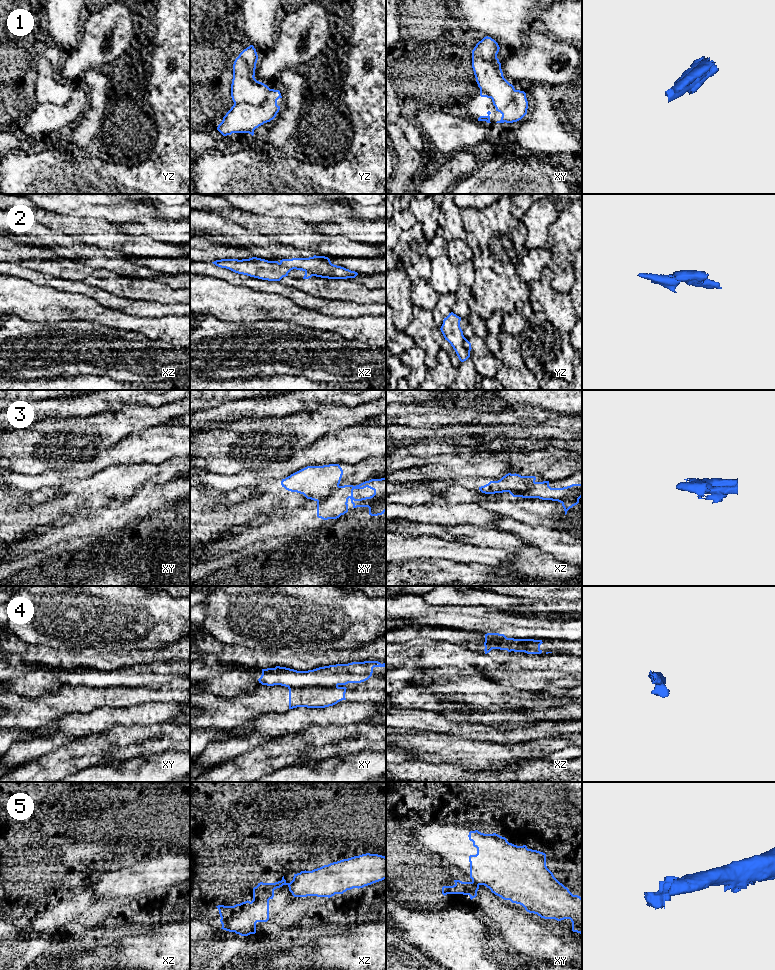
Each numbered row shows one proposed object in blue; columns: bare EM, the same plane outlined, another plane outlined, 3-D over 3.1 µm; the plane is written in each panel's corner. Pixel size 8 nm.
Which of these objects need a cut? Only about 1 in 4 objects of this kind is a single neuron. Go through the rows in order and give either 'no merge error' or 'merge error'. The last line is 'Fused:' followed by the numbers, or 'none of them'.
1: merge error
2: merge error
3: merge error
4: merge error
5: merge error
Fused: 1, 2, 3, 4, 5

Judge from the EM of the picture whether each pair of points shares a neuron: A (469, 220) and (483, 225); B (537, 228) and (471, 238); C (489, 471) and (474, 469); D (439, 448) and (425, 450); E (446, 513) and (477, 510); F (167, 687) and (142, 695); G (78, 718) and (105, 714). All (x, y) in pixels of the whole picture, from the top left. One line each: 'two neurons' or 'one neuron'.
A: one neuron
B: two neurons
C: one neuron
D: one neuron
E: one neuron
F: one neuron
G: one neuron

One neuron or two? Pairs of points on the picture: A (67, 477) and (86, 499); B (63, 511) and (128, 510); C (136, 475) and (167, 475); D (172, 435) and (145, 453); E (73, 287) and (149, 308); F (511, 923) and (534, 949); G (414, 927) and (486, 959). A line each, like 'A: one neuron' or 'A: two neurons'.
A: two neurons
B: two neurons
C: one neuron
D: one neuron
E: one neuron
F: one neuron
G: one neuron

